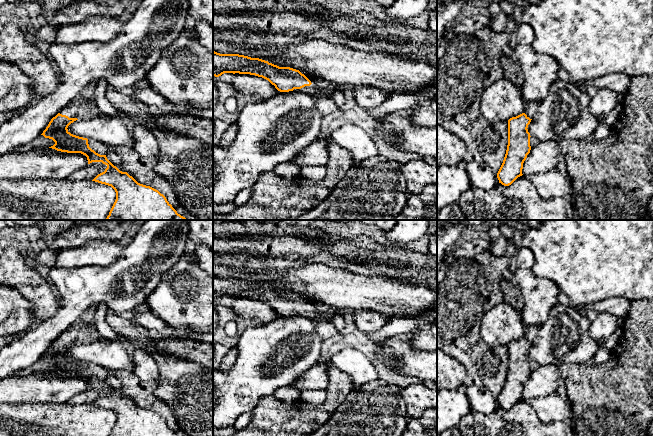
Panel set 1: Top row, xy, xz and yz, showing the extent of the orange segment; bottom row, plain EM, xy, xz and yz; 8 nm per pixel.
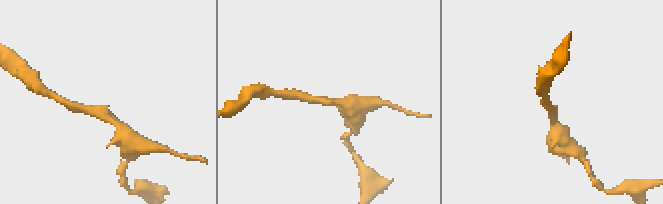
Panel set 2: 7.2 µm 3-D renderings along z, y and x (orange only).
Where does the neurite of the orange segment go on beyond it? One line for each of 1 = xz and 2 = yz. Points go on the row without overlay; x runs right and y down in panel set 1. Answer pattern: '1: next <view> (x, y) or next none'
1: next xz (324, 329)
2: next yz (531, 332)

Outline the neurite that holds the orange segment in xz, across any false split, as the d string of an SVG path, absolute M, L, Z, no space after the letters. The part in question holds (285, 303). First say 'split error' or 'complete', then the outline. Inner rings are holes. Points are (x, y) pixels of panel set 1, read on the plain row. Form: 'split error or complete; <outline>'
split error; M213 275L213 300L224 297L250 298L268 304L280 316L301 315L315 322L316 336L328 339L338 331L332 322L321 320L311 305L299 294L279 291L268 285L239 278L220 278Z

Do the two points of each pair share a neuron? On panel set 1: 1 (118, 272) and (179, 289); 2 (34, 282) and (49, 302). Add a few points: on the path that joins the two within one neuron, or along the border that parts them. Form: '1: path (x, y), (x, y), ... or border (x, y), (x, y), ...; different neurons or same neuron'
1: border (173, 264), (161, 275), (159, 283), (145, 302); different neurons
2: path (35, 287), (44, 297); same neuron

